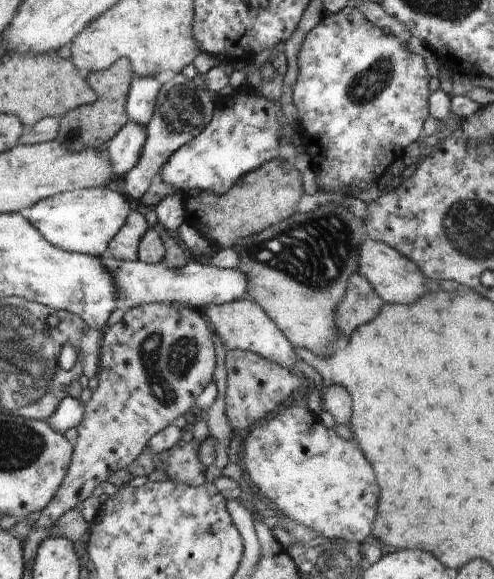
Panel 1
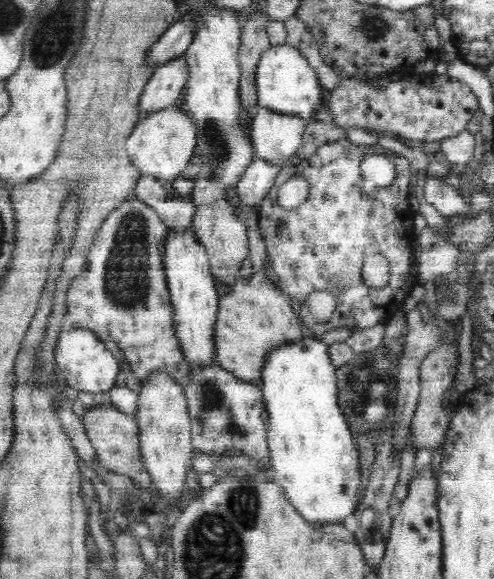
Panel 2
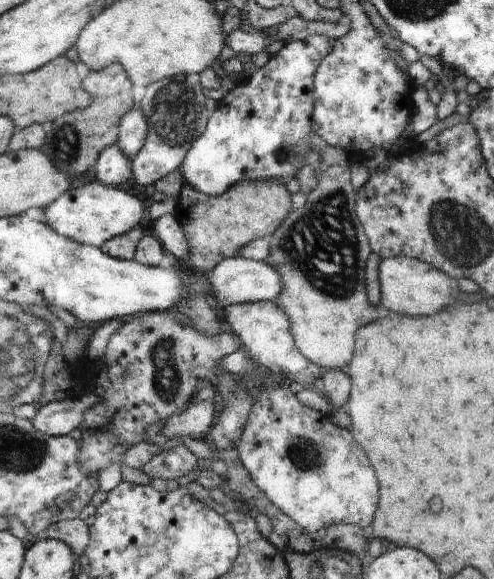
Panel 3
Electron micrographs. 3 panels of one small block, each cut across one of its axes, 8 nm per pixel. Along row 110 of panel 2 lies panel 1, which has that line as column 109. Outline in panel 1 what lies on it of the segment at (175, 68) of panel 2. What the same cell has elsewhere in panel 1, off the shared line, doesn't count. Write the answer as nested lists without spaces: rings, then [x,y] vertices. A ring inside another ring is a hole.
[[[130,121],[107,146],[115,166],[116,176],[126,177],[140,164],[146,143],[149,139],[149,125]]]

